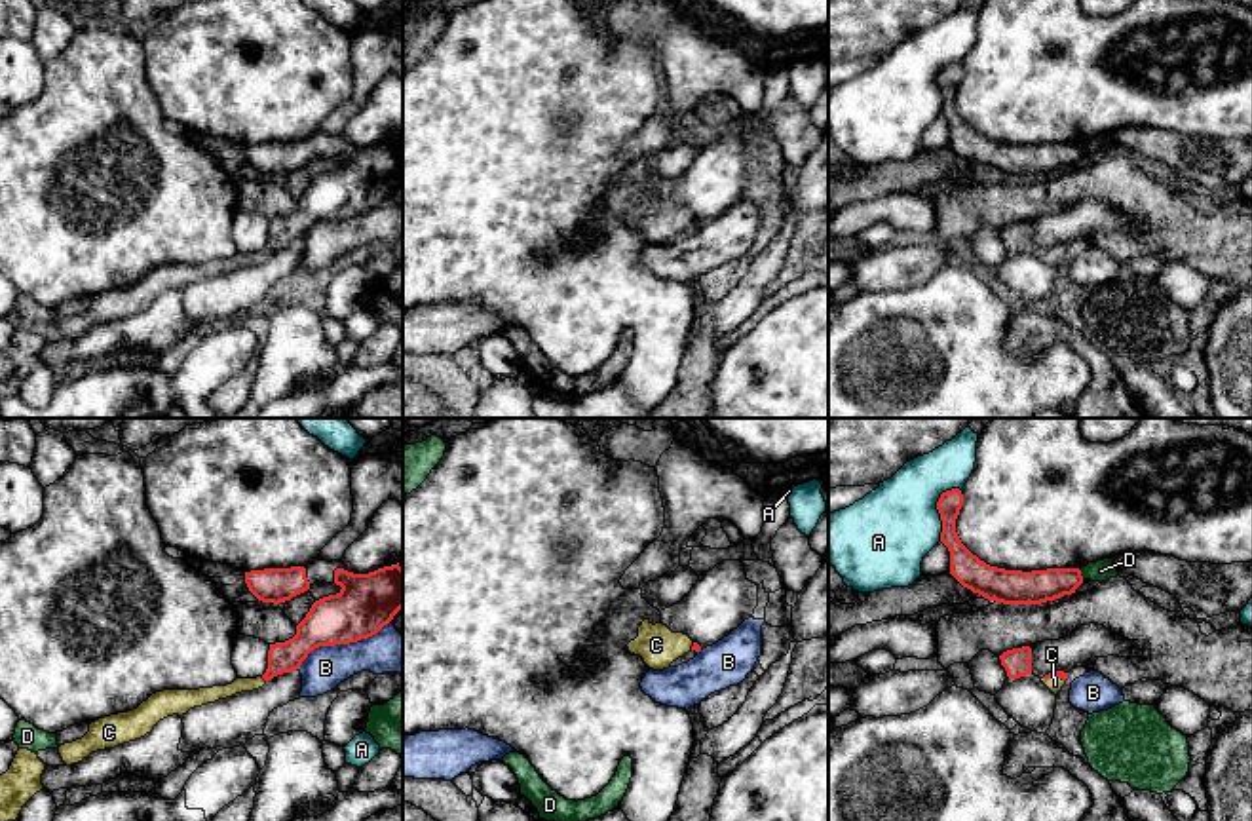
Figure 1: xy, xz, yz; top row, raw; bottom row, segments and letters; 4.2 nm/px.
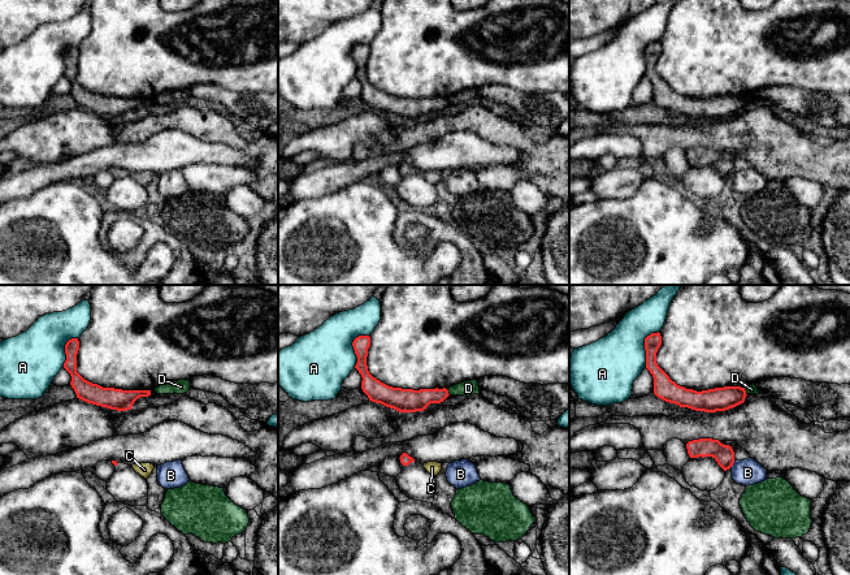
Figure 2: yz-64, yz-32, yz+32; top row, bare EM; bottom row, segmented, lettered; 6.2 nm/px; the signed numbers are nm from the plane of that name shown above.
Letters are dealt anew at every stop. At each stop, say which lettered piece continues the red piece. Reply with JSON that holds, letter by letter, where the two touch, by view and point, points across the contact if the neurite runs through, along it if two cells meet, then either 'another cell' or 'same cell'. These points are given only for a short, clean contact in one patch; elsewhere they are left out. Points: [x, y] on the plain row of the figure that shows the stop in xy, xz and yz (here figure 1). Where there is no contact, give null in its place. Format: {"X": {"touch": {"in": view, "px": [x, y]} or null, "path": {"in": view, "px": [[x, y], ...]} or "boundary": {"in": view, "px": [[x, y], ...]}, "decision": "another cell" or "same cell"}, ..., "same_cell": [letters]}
{"A": {"touch": {"in": "yz", "px": [937, 82]}, "boundary": {"in": "yz", "px": [[958, 61], [947, 63], [937, 76], [939, 114]]}, "decision": "another cell"}, "B": {"touch": {"in": "xy", "px": [342, 217]}, "decision": "another cell"}, "C": {"touch": {"in": "xy", "px": [265, 253]}, "path": {"in": "xy", "px": [[287, 230], [265, 253], [213, 268]]}, "decision": "same cell"}, "D": {"touch": {"in": "yz", "px": [1080, 149]}, "boundary": {"in": "yz", "px": [[1078, 143], [1083, 152]]}, "decision": "another cell"}, "same_cell": ["C"]}

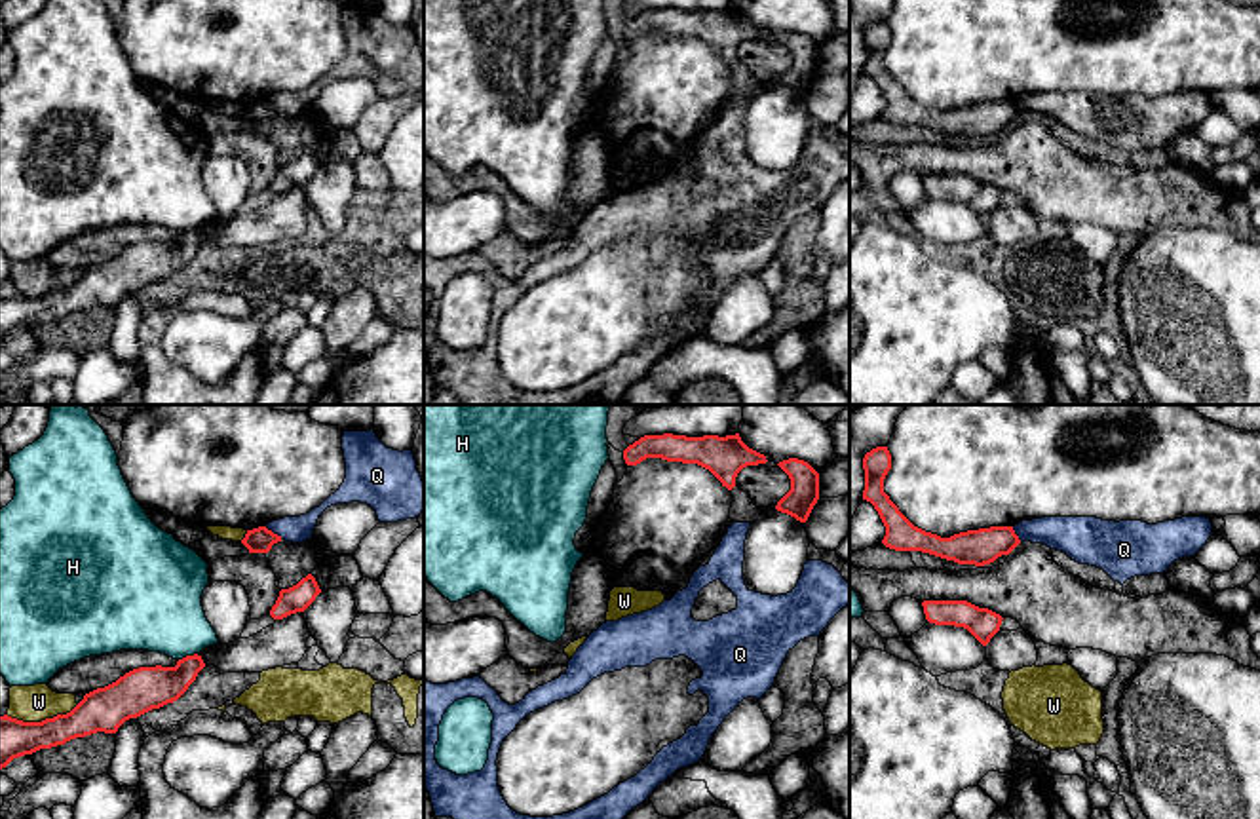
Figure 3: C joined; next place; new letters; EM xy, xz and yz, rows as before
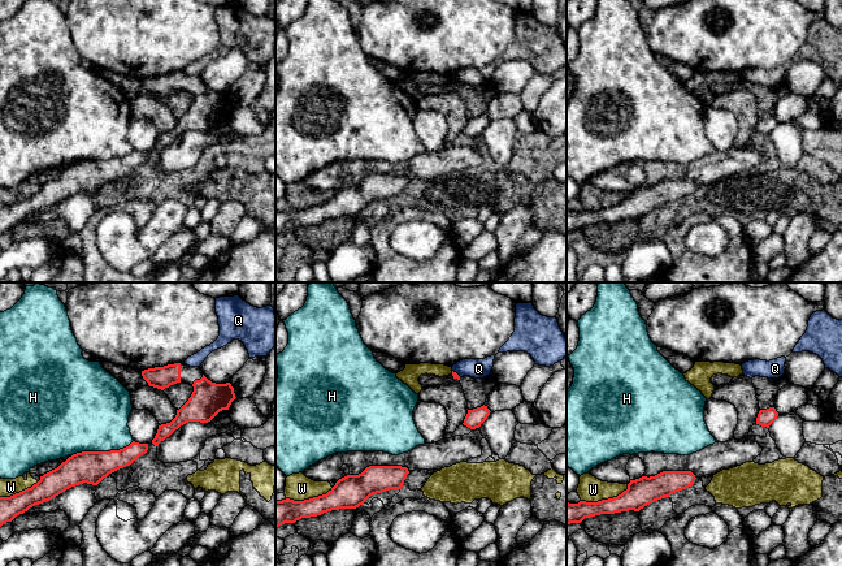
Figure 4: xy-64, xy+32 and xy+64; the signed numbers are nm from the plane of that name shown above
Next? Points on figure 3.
{"H": {"touch": {"in": "xy", "px": [187, 230]}, "decision": "another cell"}, "Q": {"touch": {"in": "xy", "px": [272, 107]}, "boundary": {"in": "xy", "px": [[265, 101], [282, 113]]}, "decision": "another cell"}, "W": {"touch": {"in": "xy", "px": [42, 295]}, "decision": "another cell"}, "same_cell": []}

